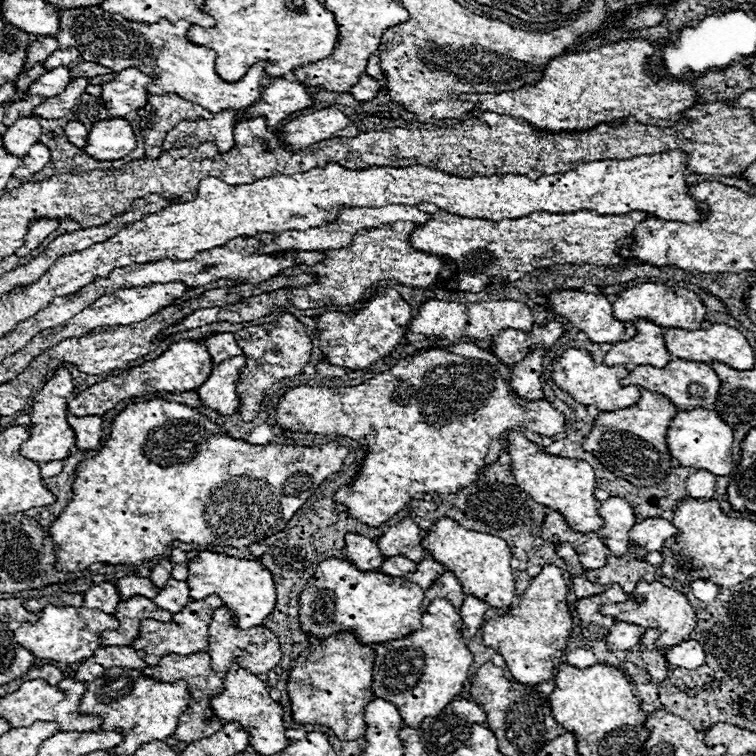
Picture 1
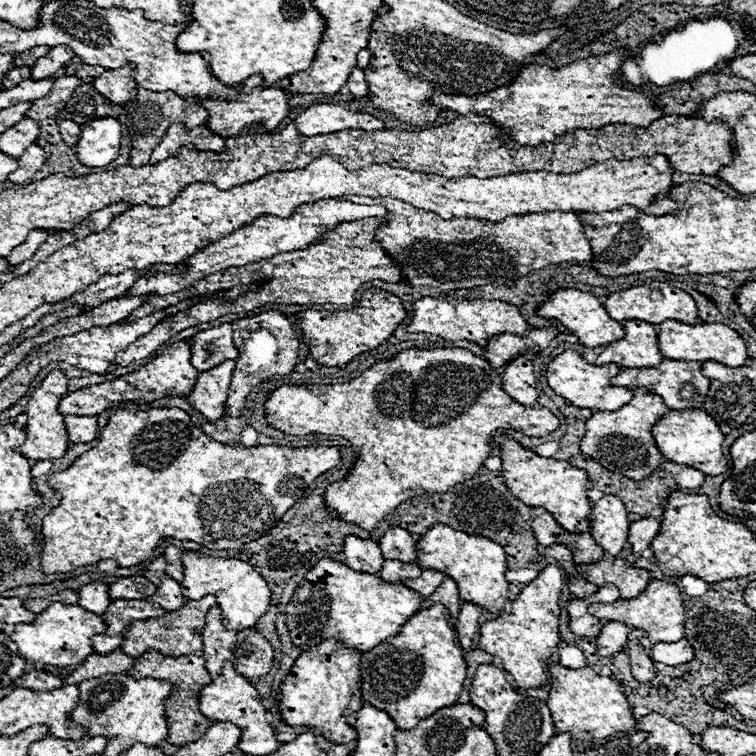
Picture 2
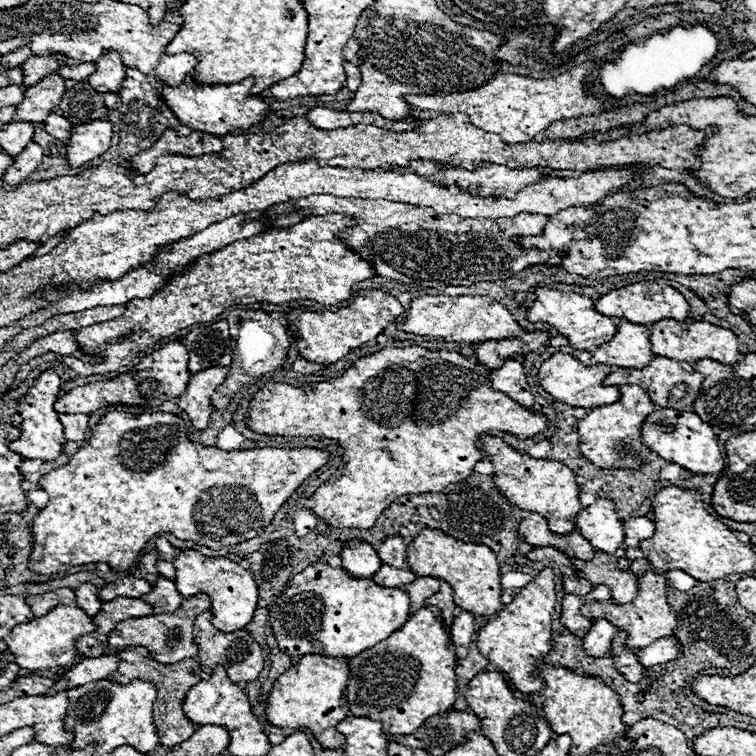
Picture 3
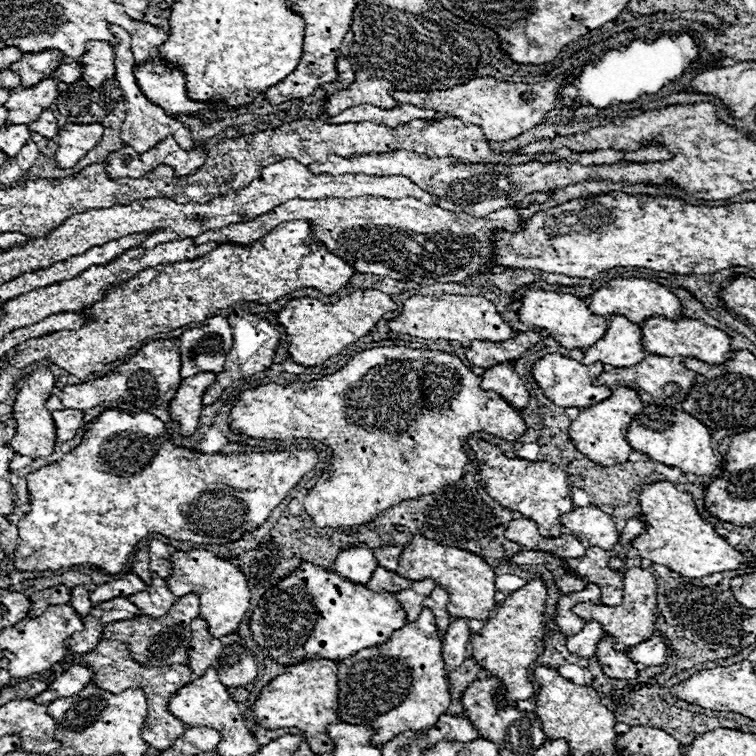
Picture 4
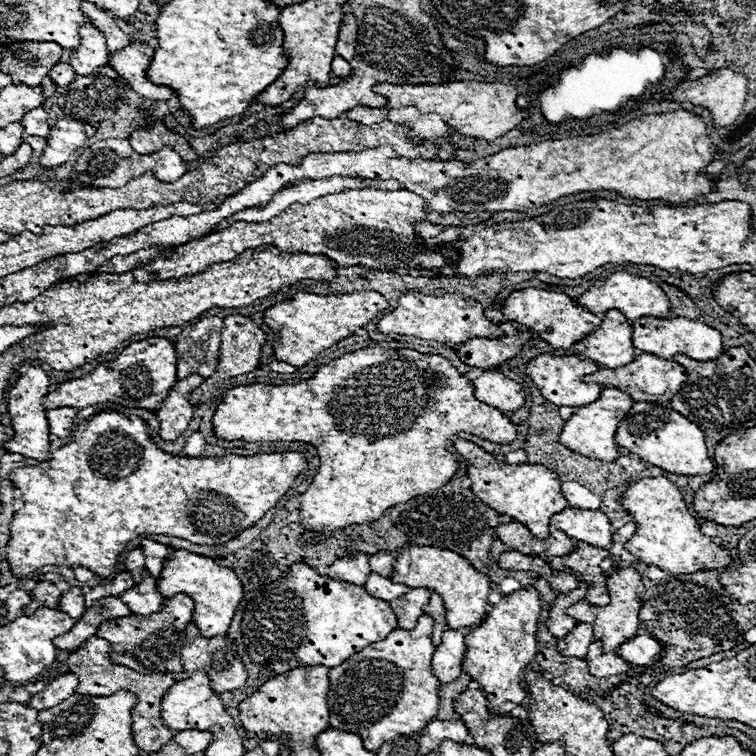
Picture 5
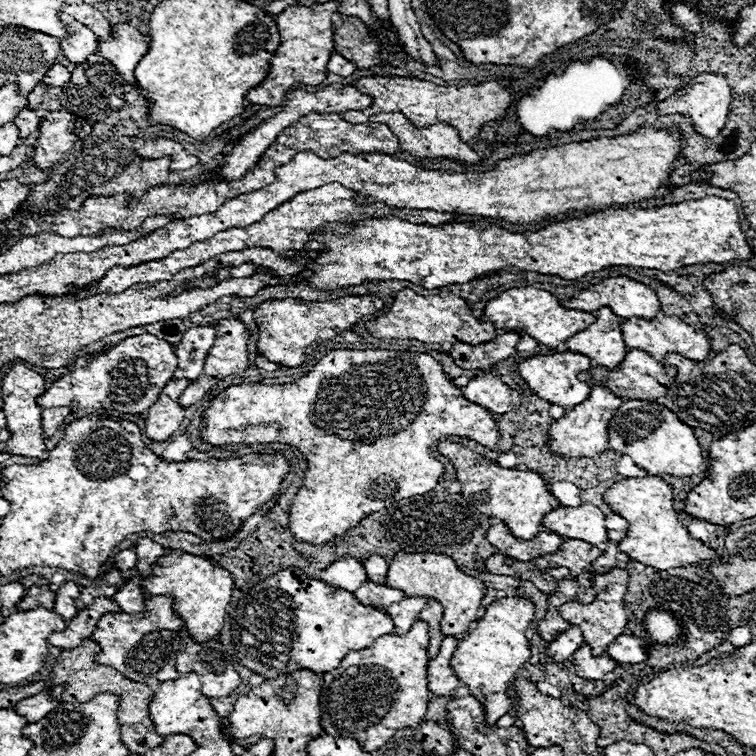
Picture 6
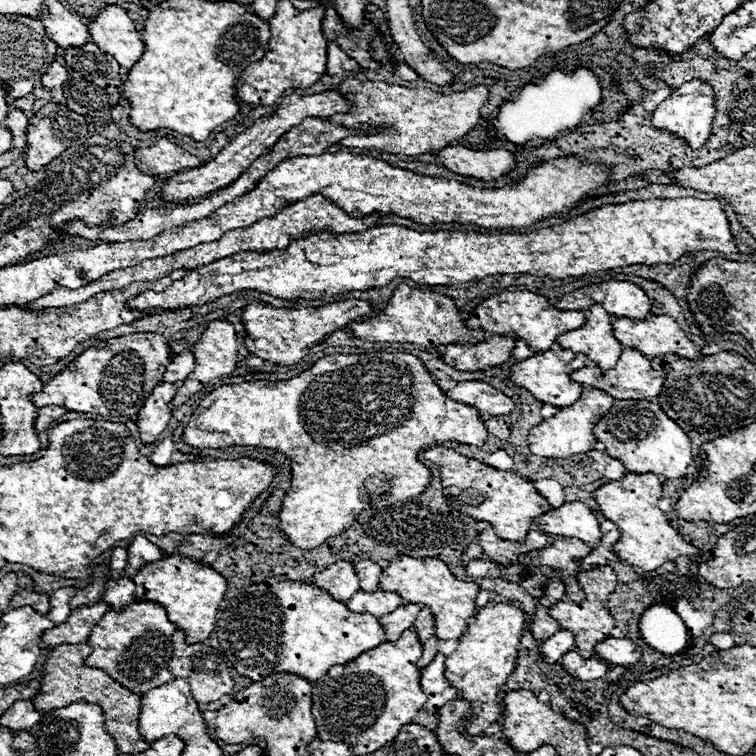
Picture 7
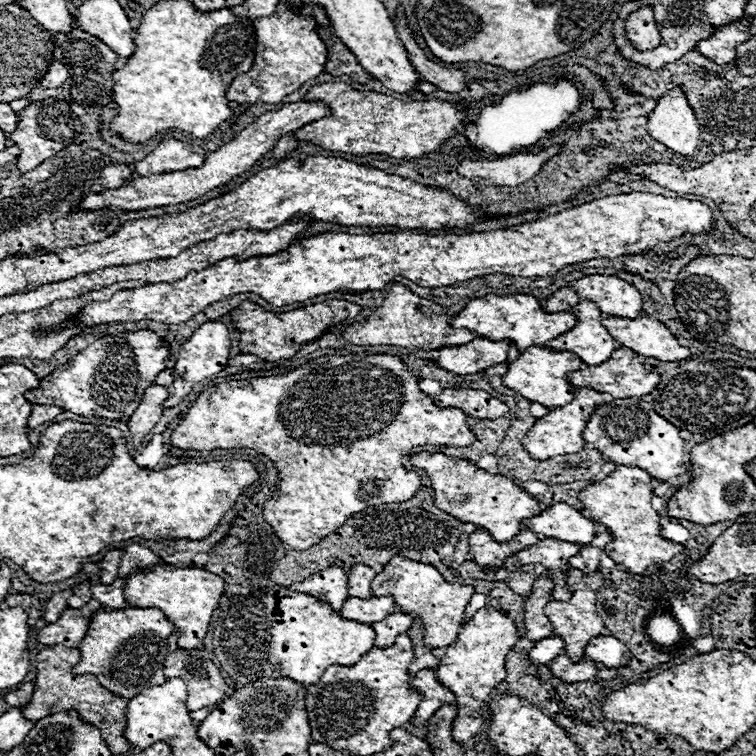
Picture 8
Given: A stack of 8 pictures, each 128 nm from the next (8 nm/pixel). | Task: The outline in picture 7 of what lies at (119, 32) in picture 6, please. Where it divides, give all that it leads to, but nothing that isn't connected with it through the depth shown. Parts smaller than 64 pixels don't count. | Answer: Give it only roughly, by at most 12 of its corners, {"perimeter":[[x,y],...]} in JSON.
{"perimeter":[[108,4],[88,24],[94,44],[132,68],[144,50],[128,12]]}

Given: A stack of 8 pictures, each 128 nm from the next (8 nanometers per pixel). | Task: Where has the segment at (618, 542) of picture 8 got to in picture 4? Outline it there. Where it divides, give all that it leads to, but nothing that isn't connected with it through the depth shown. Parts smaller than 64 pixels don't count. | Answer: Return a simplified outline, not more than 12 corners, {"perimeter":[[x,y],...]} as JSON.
{"perimeter":[[672,482],[638,496],[630,546],[688,578],[750,568]]}

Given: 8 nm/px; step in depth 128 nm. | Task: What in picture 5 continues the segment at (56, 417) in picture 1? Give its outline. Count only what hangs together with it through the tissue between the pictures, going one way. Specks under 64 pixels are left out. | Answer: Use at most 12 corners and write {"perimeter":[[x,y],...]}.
{"perimeter":[[18,368],[8,394],[6,452],[50,458],[42,368]]}

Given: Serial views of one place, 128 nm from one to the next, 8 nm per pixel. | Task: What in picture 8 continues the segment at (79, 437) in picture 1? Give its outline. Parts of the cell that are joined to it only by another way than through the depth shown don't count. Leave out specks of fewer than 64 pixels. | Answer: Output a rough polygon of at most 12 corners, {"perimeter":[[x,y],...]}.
{"perimeter":[[32,406],[28,428],[54,420],[62,412],[56,406]]}

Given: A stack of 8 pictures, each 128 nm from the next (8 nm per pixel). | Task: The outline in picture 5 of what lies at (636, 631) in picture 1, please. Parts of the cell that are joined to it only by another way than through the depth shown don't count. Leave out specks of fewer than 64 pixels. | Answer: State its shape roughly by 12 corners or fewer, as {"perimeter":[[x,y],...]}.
{"perimeter":[[590,624],[558,640],[558,654],[584,658],[594,642]]}

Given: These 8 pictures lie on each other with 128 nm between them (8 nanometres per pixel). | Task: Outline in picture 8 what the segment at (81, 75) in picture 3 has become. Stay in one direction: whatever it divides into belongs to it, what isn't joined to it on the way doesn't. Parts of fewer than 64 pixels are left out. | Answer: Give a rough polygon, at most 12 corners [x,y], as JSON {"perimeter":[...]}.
{"perimeter":[[54,60],[46,76],[44,88],[58,88],[68,80],[68,70]]}

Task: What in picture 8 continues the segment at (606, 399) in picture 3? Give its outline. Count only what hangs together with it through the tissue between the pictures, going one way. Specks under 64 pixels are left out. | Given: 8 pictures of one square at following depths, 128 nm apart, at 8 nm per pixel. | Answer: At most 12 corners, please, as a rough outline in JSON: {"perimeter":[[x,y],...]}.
{"perimeter":[[542,346],[508,364],[504,386],[548,408],[572,402],[572,352]]}

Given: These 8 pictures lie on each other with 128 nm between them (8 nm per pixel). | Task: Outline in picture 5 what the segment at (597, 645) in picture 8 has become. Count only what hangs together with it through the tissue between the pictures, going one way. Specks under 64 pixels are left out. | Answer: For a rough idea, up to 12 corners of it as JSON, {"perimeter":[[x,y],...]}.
{"perimeter":[[648,632],[618,648],[618,656],[636,666],[658,660],[662,646]]}

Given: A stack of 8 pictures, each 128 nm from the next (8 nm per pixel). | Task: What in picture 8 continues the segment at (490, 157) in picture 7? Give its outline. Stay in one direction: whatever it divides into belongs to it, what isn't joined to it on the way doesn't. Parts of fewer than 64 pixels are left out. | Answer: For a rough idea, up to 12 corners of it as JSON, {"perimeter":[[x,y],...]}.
{"perimeter":[[562,144],[538,154],[462,160],[458,172],[486,186],[534,178]]}

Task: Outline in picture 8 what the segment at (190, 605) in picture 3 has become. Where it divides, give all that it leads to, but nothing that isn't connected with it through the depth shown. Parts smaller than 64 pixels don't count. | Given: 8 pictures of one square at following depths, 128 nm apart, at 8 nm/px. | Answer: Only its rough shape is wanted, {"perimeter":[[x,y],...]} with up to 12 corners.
{"perimeter":[[158,608],[96,612],[72,672],[130,700],[162,686],[176,628]]}

